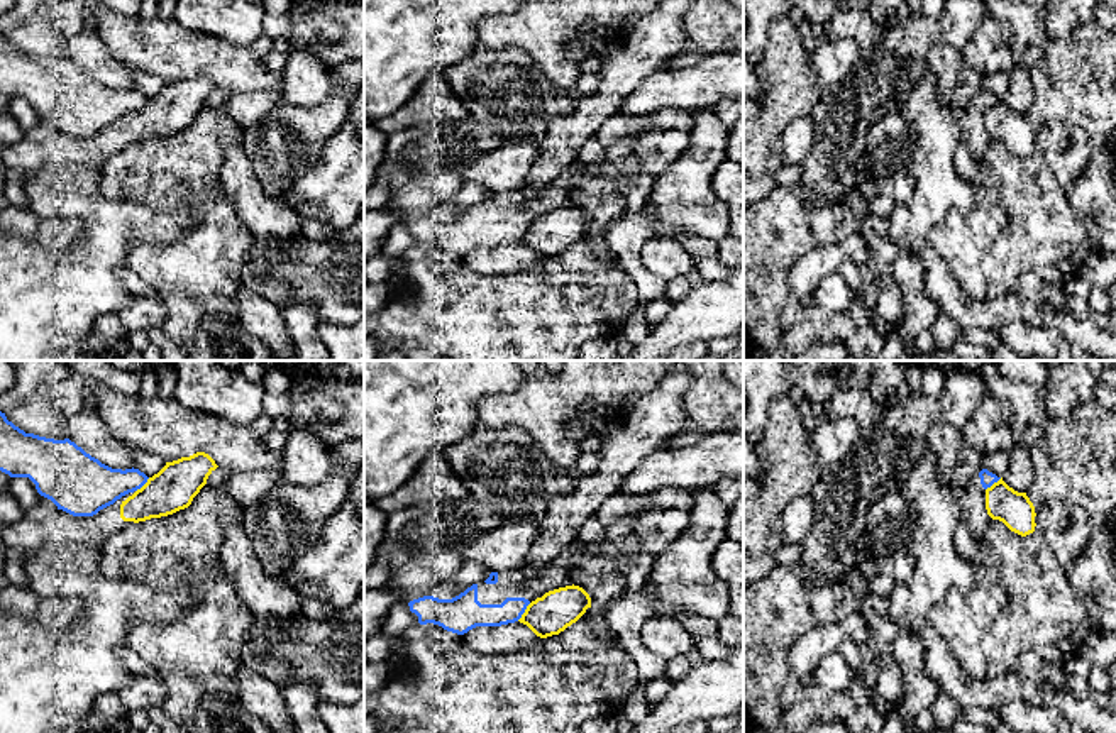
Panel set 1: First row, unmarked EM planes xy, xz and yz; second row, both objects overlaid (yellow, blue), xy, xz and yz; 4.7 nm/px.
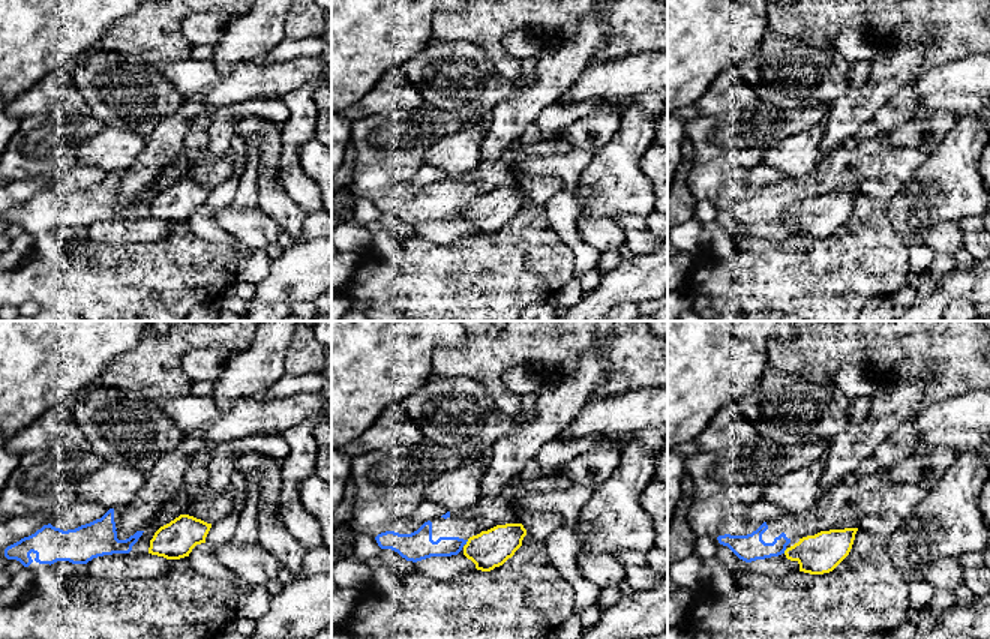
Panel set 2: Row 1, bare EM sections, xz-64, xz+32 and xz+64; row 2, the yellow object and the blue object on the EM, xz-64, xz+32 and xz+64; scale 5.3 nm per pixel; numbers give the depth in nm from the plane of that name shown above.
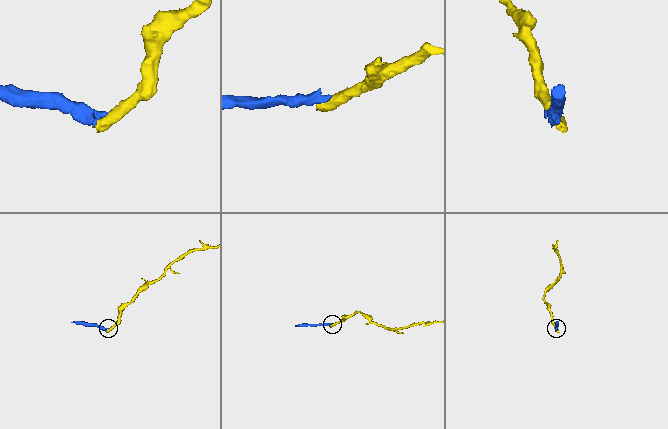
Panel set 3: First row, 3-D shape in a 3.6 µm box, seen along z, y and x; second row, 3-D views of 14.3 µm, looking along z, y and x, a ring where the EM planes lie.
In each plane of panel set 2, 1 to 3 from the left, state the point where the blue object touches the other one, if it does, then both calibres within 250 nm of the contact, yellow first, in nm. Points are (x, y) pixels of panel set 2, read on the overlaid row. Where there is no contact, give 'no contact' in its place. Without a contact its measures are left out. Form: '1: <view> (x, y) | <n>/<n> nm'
1: no contact
2: xz+32 (465, 545) | 200/160 nm
3: xz+64 (785, 551) | 220/150 nm

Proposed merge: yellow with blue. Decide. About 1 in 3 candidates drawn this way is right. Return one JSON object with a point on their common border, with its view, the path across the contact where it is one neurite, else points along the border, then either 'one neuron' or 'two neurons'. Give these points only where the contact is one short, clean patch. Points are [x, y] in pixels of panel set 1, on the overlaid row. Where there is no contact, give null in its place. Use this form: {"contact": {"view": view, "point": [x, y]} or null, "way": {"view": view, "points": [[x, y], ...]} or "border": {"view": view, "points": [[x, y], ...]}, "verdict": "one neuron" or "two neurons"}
{"contact": {"view": "xz", "point": [525, 611]}, "border": {"view": "xz", "points": [[530, 603], [517, 620]]}, "verdict": "two neurons"}

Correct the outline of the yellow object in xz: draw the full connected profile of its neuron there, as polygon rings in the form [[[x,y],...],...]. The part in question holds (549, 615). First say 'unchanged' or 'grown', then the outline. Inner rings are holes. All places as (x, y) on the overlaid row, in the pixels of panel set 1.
unchanged; [[[572,584],[549,591],[532,601],[518,621],[527,625],[537,637],[547,638],[576,623],[588,608],[591,608],[589,594]]]

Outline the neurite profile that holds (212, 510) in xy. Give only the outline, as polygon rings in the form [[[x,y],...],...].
[[[205,484],[188,508],[129,523],[98,552],[98,565],[107,577],[135,579],[157,589],[186,587],[193,594],[195,606],[190,611],[166,623],[135,618],[127,638],[127,647],[159,674],[166,687],[161,708],[185,733],[246,733],[242,719],[217,716],[203,706],[210,694],[225,694],[234,706],[242,706],[235,672],[242,664],[254,616],[239,599],[220,560],[224,530],[242,521],[242,513],[244,508],[224,486]]]

